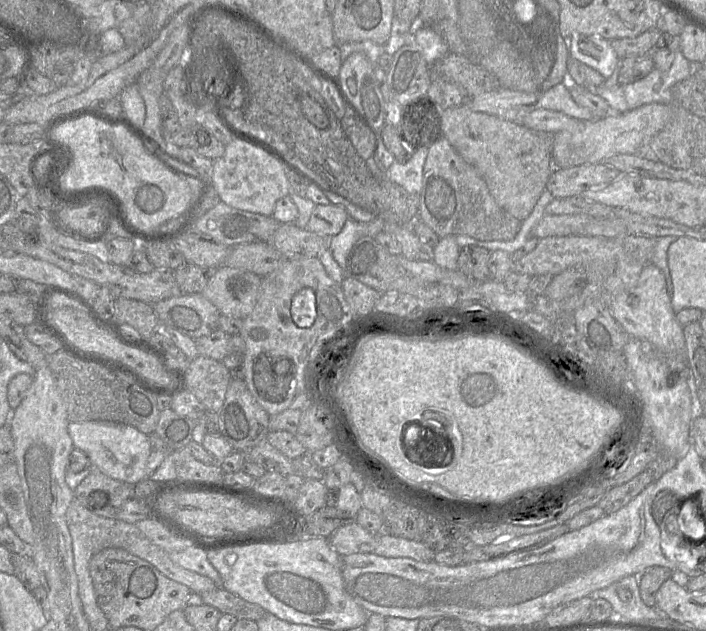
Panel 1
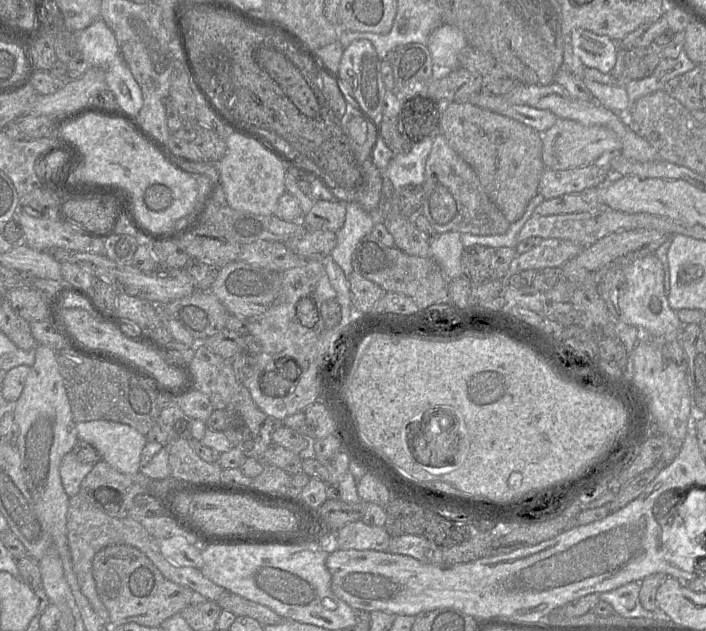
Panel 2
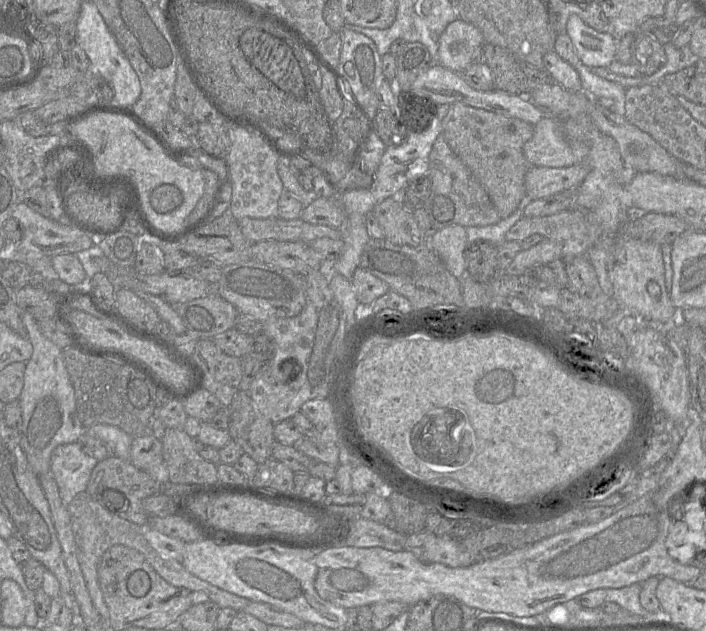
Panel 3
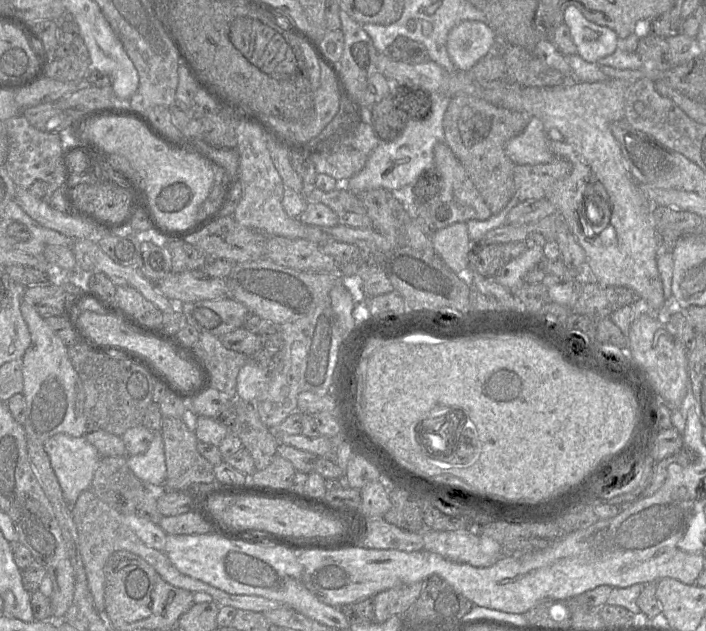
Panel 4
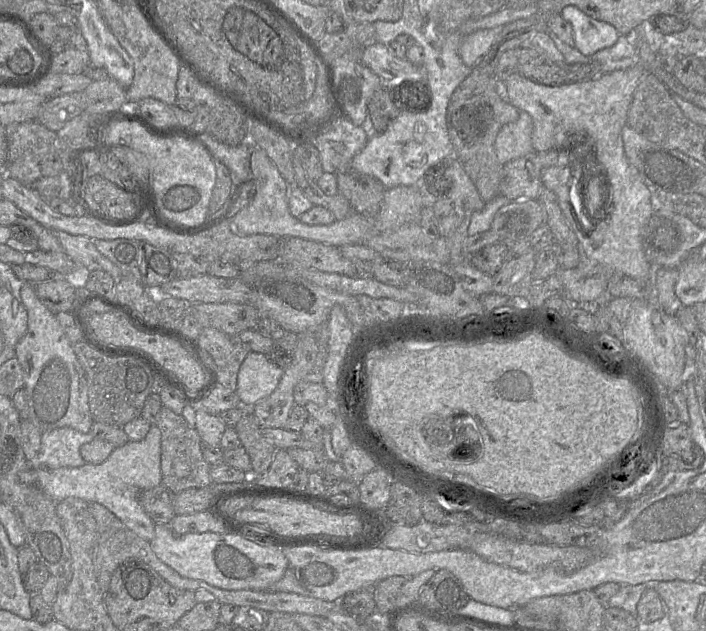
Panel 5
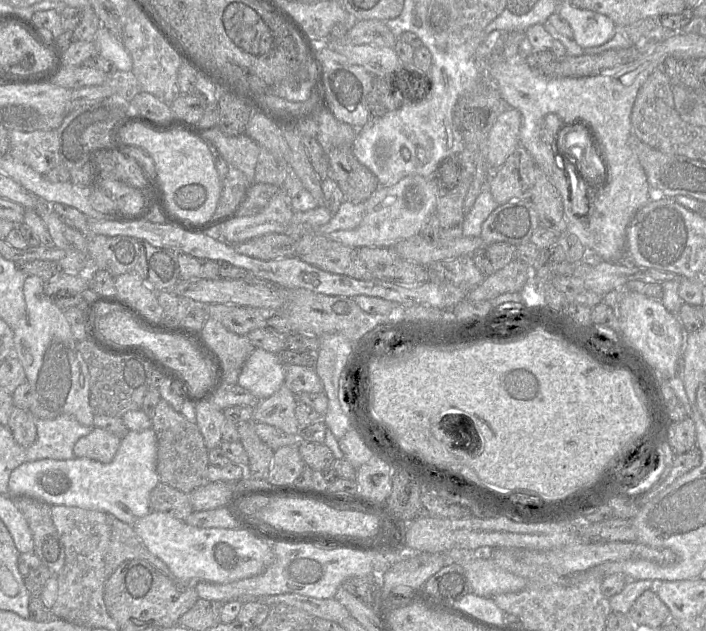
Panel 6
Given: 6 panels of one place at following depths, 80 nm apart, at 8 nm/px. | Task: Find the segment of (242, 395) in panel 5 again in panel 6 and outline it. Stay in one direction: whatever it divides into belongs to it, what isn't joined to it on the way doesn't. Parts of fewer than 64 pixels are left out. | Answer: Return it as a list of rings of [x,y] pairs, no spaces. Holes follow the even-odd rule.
[[[255,348],[244,363],[237,384],[259,400],[276,393],[285,381],[285,366],[278,354]]]

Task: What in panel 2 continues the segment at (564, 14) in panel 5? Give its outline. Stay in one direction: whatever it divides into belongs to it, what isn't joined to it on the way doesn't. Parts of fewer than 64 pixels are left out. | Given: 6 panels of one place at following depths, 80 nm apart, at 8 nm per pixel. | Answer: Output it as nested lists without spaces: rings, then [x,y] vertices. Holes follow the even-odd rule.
[[[573,29],[569,42],[585,67],[595,68],[605,74],[611,73],[618,52],[616,41],[588,30]]]

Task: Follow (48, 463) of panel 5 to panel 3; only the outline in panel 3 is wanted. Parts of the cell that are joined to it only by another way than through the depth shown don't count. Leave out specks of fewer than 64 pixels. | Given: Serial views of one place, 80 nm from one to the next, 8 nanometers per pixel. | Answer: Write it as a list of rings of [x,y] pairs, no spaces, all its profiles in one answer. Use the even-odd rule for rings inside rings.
[[[77,442],[61,444],[53,450],[50,470],[65,505],[68,505],[78,493],[86,491],[92,470],[98,462],[85,454]]]

